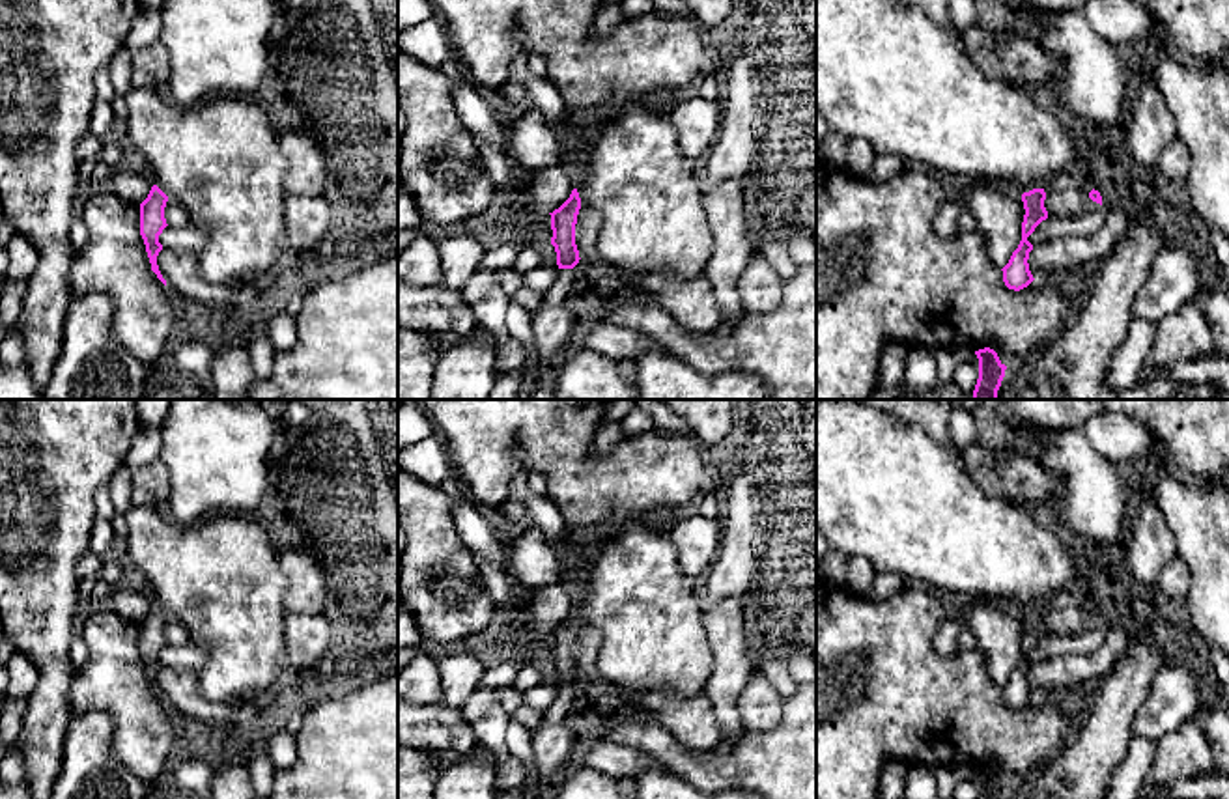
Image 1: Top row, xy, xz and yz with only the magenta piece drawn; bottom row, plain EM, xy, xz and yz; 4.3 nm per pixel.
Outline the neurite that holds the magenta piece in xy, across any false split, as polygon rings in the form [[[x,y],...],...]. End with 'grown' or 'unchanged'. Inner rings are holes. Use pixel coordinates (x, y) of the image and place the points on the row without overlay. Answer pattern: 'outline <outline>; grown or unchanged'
outline [[[153,603],[148,616],[140,622],[140,653],[146,663],[151,689],[157,693],[157,696],[164,704],[166,704],[166,698],[159,689],[157,674],[162,668],[162,663],[159,661],[159,653],[168,644],[164,637],[166,620],[168,620],[168,614],[157,603]]]; unchanged

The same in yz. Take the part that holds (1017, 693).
outline [[[1033,607],[1022,612],[1024,620],[1024,640],[1022,640],[1022,659],[1018,666],[1012,670],[1009,681],[1001,687],[1003,700],[1009,708],[1020,709],[1027,706],[1035,696],[1029,689],[1029,670],[1033,663],[1027,655],[1035,650],[1035,646],[1048,637],[1048,629],[1044,625],[1046,610],[1044,607]]]; unchanged

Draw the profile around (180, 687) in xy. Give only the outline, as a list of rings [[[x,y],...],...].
[[[162,666],[157,674],[157,683],[174,715],[185,713],[211,726],[230,728],[233,724],[239,704],[217,704],[204,698],[198,687],[198,676],[192,672]]]

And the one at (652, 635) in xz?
[[[628,519],[592,534],[586,554],[588,571],[575,590],[575,607],[581,625],[601,633],[596,657],[601,678],[609,685],[639,693],[704,693],[713,655],[699,605],[699,584],[682,573],[669,532]]]

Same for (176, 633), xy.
[[[168,616],[168,620],[166,620],[164,637],[166,637],[166,642],[176,648],[189,644],[187,627],[172,616]]]

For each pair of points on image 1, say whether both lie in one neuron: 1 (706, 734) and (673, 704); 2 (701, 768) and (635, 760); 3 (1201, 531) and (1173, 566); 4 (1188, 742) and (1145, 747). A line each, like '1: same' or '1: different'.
1: same
2: different
3: different
4: different

